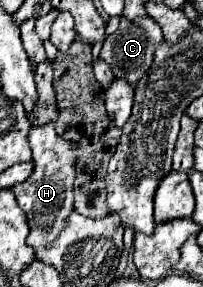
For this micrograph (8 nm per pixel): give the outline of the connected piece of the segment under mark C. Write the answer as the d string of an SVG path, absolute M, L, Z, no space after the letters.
M143 16L141 20L121 18L119 30L115 34L111 34L109 38L105 38L101 58L111 66L115 78L123 78L131 86L135 86L137 80L149 70L149 64L153 62L153 52L161 42L163 42L161 26L153 18L149 18L149 16Z

